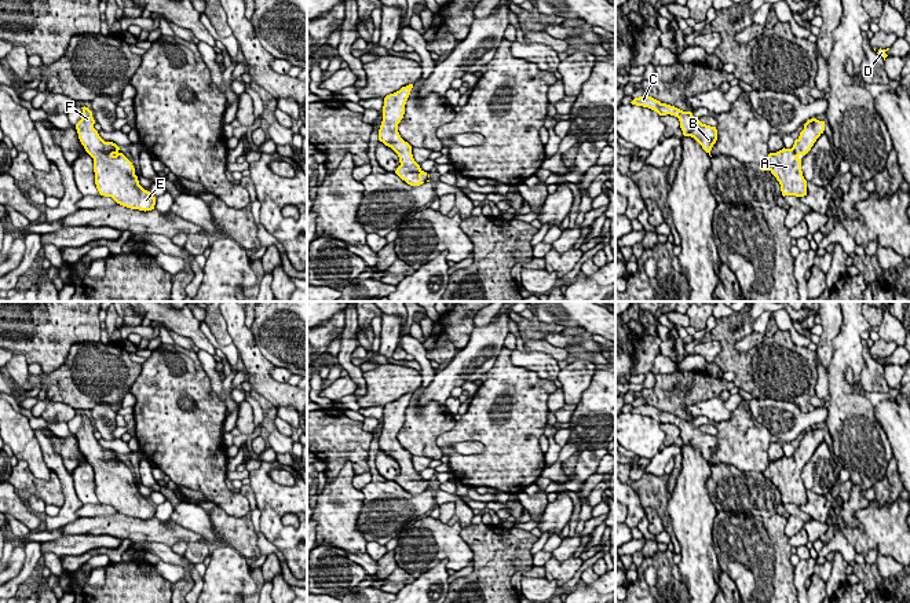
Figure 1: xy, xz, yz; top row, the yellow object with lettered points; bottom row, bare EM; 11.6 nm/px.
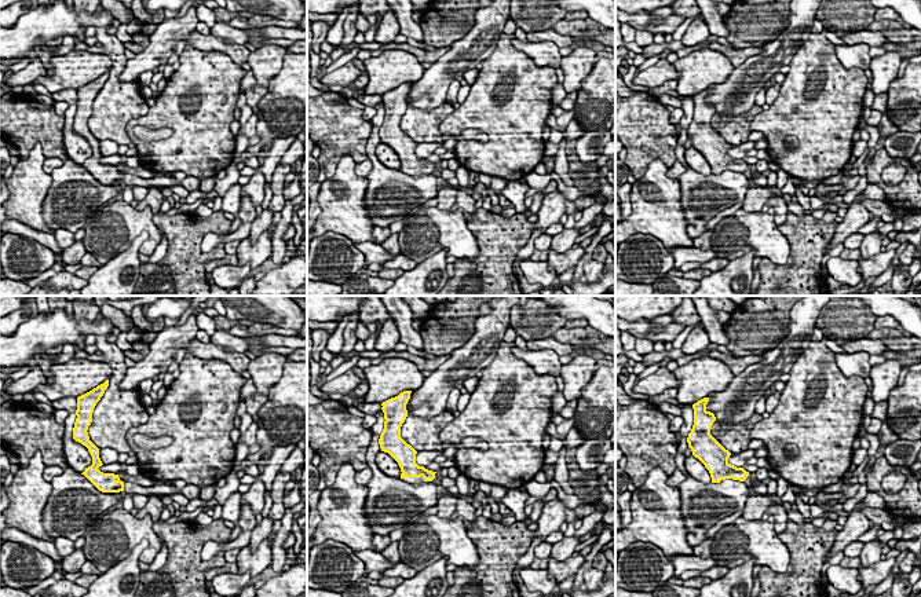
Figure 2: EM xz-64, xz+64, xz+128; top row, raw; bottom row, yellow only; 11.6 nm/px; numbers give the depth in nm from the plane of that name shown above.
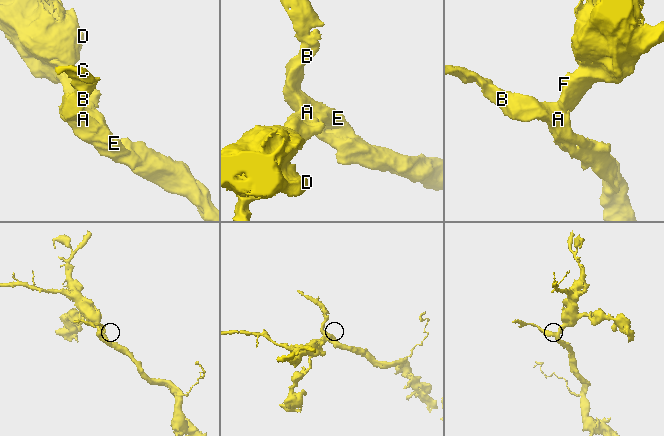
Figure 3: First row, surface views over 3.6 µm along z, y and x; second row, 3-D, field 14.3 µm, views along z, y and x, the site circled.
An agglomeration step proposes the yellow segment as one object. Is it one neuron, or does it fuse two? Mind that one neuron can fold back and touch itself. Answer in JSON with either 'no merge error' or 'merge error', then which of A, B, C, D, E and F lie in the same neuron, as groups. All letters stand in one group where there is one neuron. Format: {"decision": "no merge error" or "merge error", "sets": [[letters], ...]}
{"decision": "no merge error", "sets": [["A", "B", "C", "D", "E", "F"]]}

